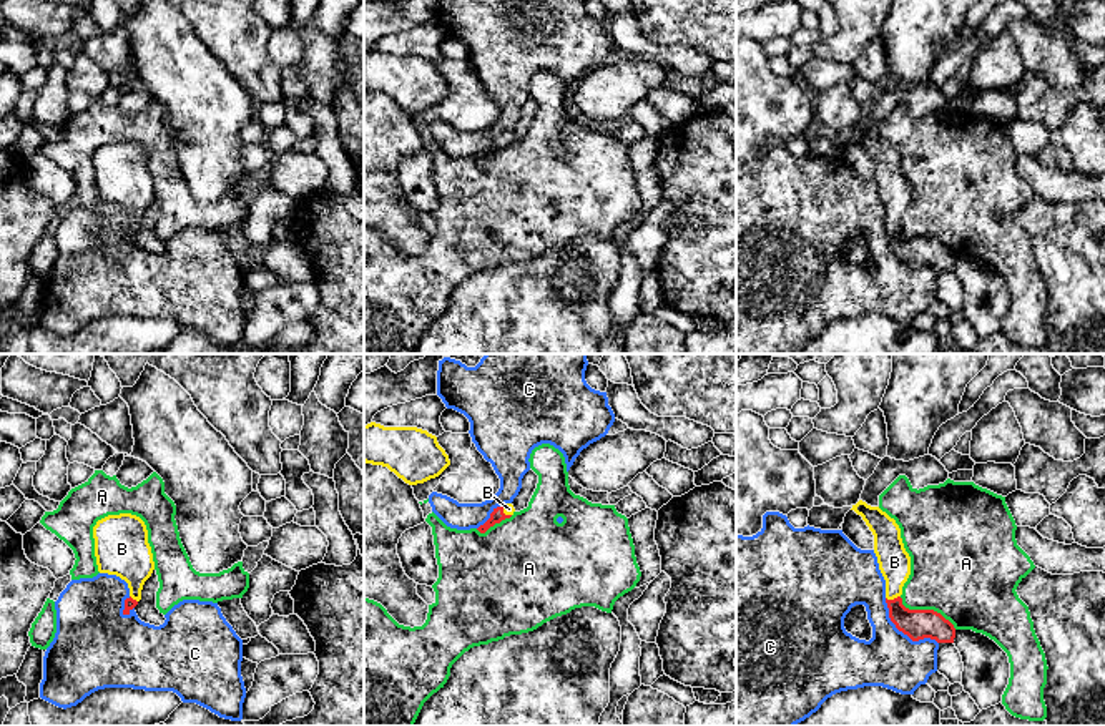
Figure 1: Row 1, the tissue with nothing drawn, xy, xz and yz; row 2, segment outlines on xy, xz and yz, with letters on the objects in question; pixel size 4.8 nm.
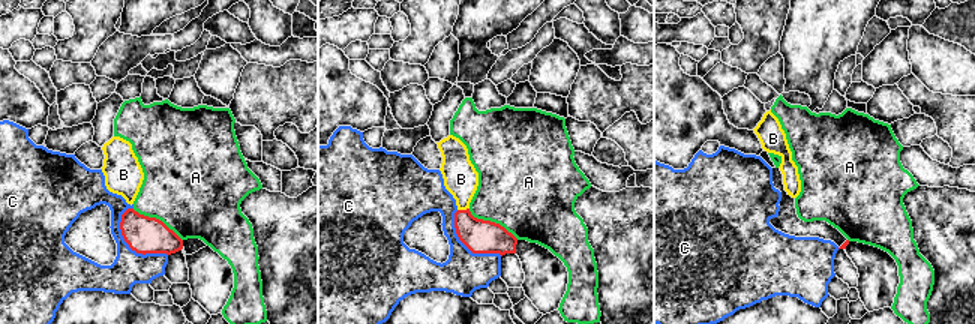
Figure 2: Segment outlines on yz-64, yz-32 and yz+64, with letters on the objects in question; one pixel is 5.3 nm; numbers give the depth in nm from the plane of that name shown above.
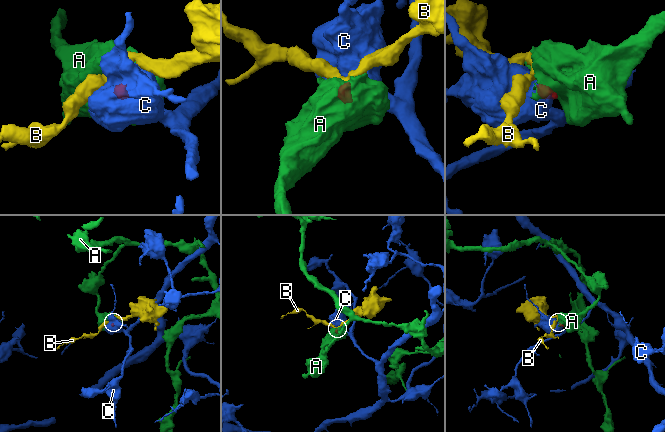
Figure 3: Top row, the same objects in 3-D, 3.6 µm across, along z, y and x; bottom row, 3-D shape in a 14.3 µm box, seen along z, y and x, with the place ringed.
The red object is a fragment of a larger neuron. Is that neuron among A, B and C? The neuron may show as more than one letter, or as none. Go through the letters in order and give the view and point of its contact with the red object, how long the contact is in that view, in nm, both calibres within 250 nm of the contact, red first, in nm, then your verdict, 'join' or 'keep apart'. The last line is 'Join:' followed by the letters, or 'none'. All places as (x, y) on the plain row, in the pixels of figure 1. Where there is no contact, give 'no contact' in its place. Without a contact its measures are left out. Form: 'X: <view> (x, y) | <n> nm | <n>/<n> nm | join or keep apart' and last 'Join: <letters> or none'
A: yz (926, 238) | 320 nm | 140/460 nm | keep apart
B: yz (894, 226) | 70 nm | 140/160 nm | join
C: yz (903, 259) | 340 nm | 140/280 nm | keep apart
Join: B

